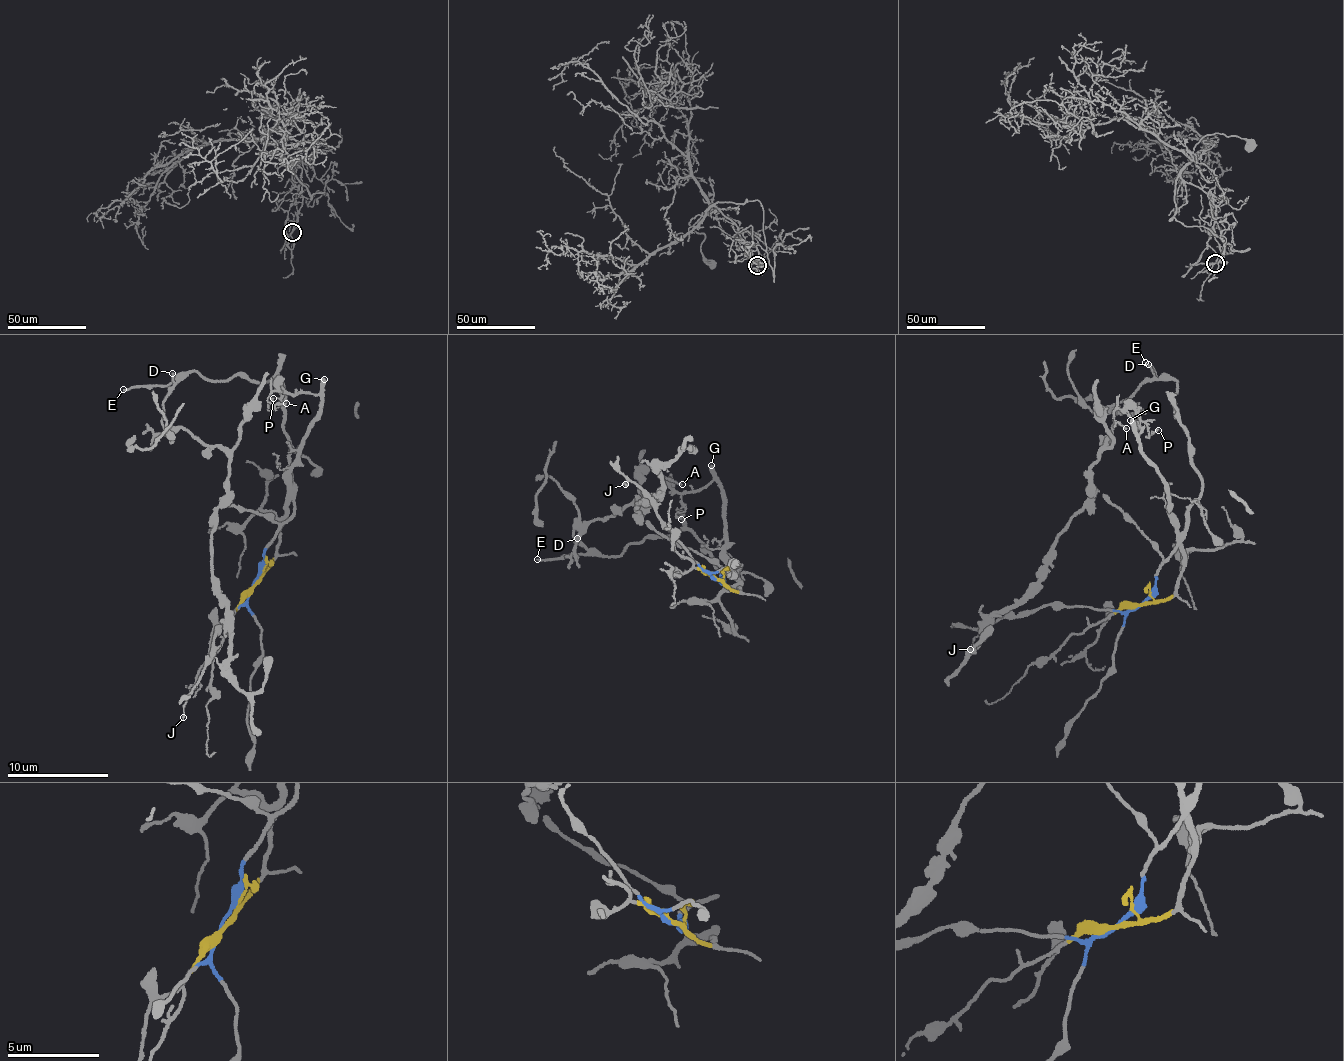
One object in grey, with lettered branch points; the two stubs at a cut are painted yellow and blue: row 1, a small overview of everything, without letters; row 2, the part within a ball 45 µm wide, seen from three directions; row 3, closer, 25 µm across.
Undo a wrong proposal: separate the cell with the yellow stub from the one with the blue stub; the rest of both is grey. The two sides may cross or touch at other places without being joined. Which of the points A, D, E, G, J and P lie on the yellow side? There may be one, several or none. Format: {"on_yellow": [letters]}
{"on_yellow": ["A", "G", "P"]}

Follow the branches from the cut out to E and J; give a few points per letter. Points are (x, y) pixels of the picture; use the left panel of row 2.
E: (255, 582), (264, 547), (294, 511), (283, 384), (233, 376), (218, 382), (197, 372), (168, 385), (124, 390)
J: (255, 582), (243, 604), (217, 632), (213, 644), (216, 648), (191, 691), (184, 718)

